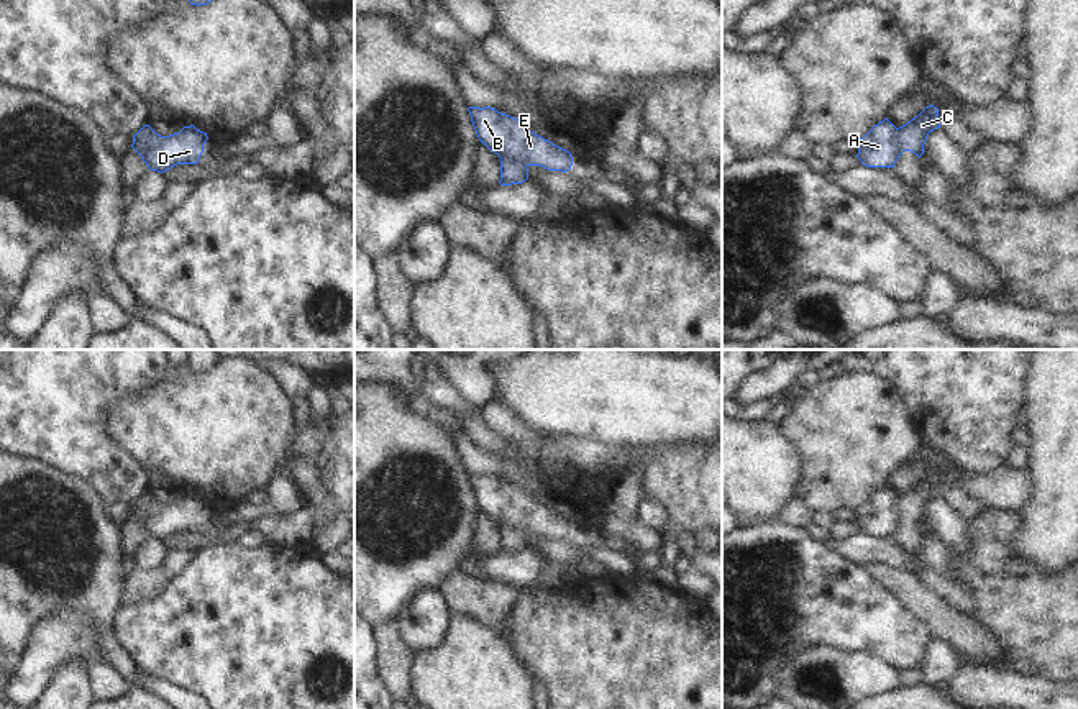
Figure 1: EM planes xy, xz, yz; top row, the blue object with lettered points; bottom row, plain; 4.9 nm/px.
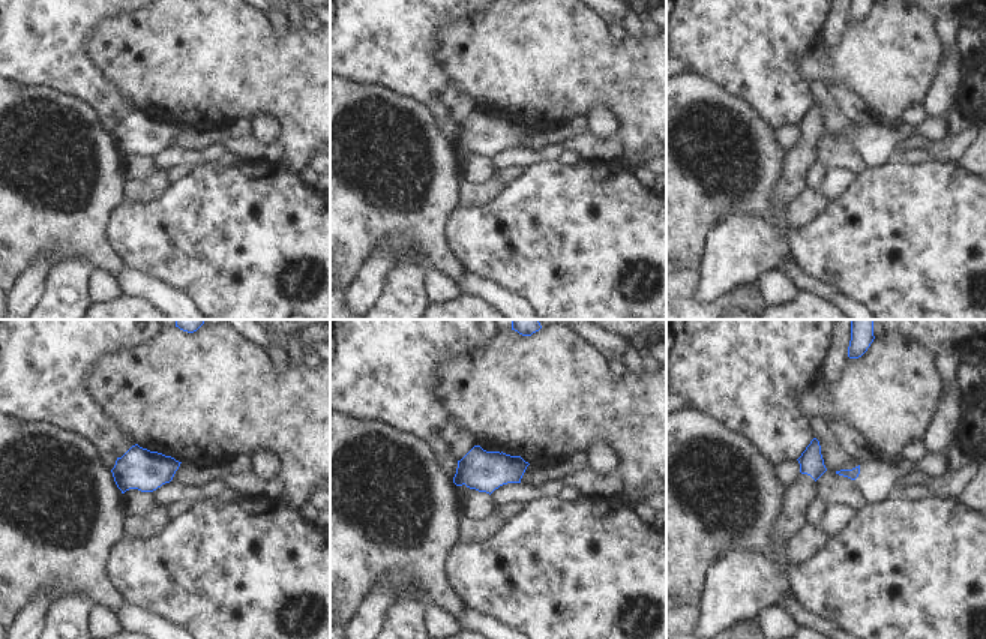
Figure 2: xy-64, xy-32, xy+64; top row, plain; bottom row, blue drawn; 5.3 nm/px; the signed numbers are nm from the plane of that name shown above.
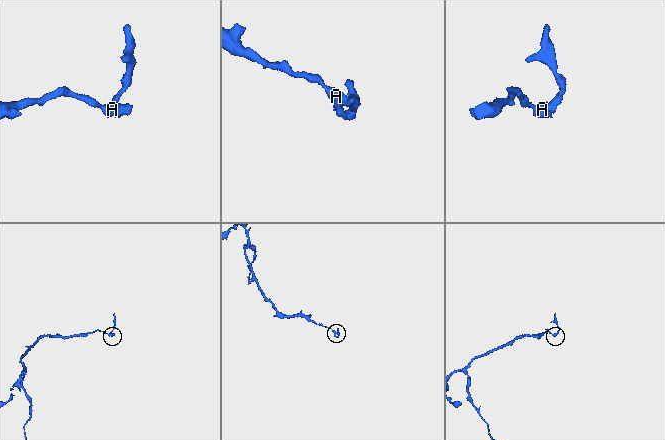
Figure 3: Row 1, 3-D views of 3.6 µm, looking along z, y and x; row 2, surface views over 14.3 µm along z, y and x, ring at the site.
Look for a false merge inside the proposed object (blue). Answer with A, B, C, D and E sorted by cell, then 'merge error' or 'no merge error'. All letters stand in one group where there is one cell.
groups A B D E / C; merge error

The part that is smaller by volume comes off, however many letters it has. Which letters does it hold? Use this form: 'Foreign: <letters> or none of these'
Foreign: C

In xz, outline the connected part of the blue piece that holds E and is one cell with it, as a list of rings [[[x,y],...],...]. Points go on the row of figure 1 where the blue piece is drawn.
[[[469,107],[477,138],[499,158],[514,158],[525,166],[566,172],[571,153],[530,131],[520,120],[491,107]]]

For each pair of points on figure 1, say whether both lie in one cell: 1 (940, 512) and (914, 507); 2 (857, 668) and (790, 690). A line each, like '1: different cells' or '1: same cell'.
1: different cells
2: same cell

